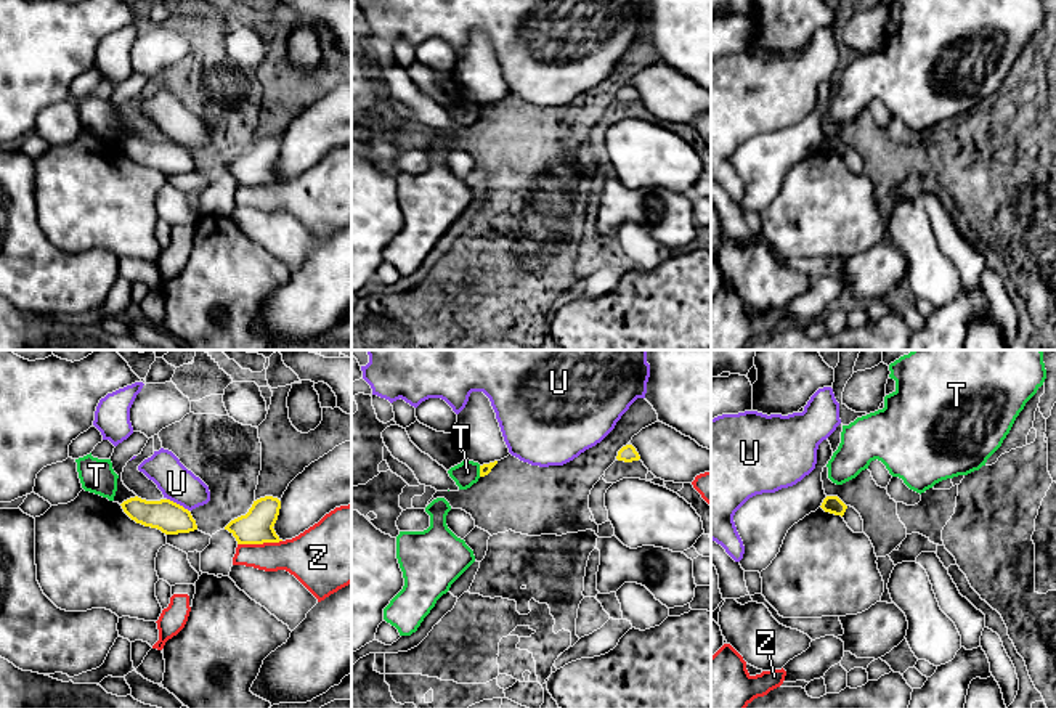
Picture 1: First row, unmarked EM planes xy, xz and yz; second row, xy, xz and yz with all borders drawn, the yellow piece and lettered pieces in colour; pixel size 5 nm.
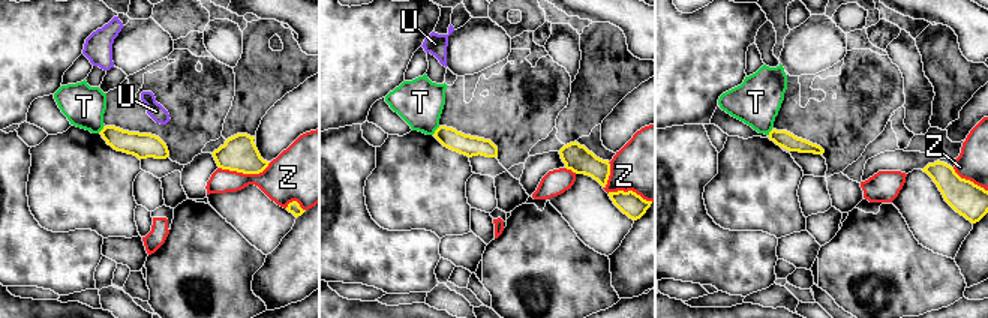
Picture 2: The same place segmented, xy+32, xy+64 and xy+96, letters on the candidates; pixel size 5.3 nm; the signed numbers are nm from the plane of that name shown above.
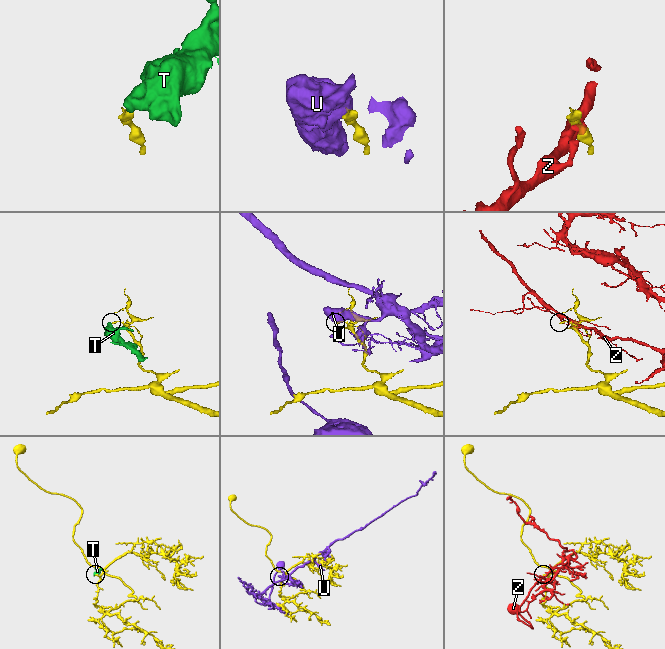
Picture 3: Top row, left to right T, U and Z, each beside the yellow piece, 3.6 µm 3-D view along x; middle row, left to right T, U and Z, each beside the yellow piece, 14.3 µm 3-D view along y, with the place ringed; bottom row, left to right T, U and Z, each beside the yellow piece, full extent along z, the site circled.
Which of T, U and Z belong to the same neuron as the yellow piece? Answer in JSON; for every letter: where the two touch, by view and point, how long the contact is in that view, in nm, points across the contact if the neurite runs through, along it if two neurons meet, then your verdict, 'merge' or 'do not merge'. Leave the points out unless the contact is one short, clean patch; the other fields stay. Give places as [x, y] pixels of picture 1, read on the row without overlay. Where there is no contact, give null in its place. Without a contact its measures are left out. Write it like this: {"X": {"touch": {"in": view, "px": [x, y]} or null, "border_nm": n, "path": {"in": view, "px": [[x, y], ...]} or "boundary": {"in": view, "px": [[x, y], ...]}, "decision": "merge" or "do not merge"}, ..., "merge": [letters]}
{"T": {"touch": {"in": "xz", "px": [480, 111]}, "border_nm": 60, "boundary": {"in": "xz", "px": [[479, 106], [480, 116]]}, "decision": "do not merge"}, "U": {"touch": {"in": "xy", "px": [178, 145]}, "border_nm": 130, "decision": "do not merge"}, "Z": {"touch": {"in": "xy", "px": [259, 183]}, "border_nm": 220, "decision": "do not merge"}, "merge": []}

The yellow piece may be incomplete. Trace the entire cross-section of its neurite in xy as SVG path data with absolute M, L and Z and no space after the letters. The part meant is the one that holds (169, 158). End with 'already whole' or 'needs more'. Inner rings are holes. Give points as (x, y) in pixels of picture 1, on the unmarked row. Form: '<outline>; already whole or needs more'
M135 136L124 141L120 146L136 164L157 169L165 175L189 173L197 170L191 153L170 140L146 141Z; already whole

